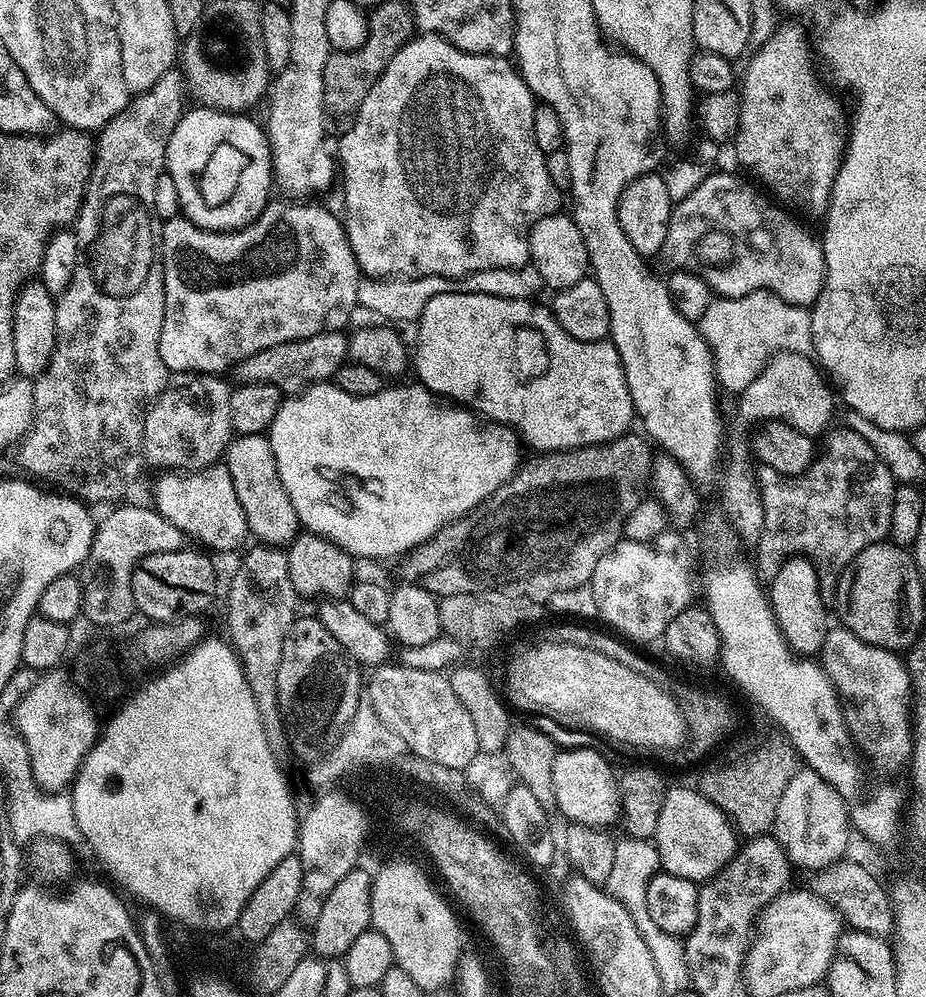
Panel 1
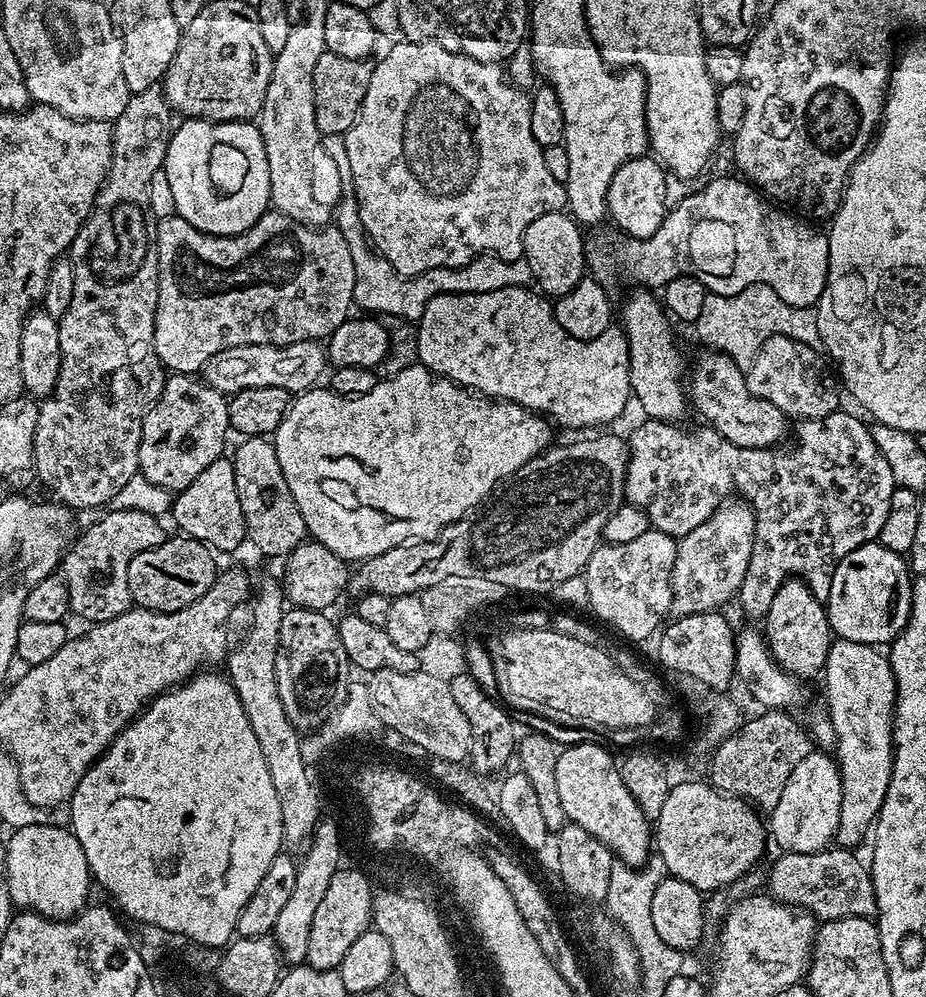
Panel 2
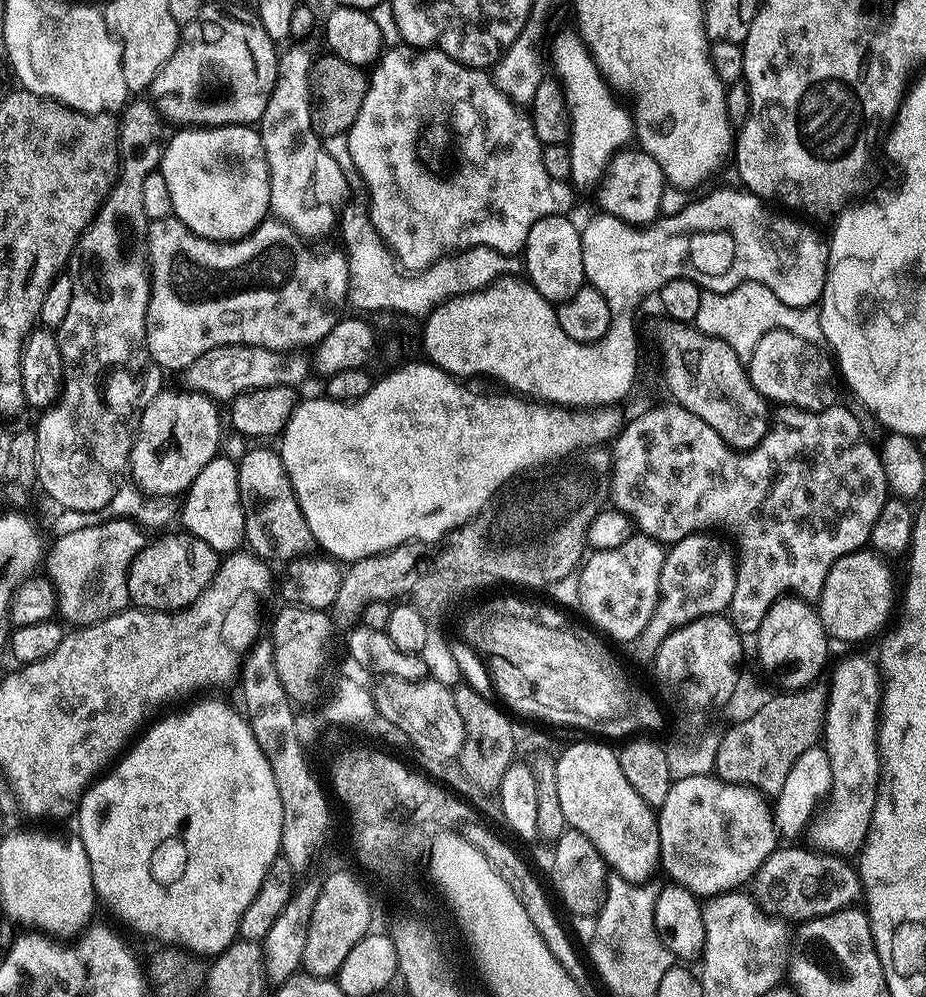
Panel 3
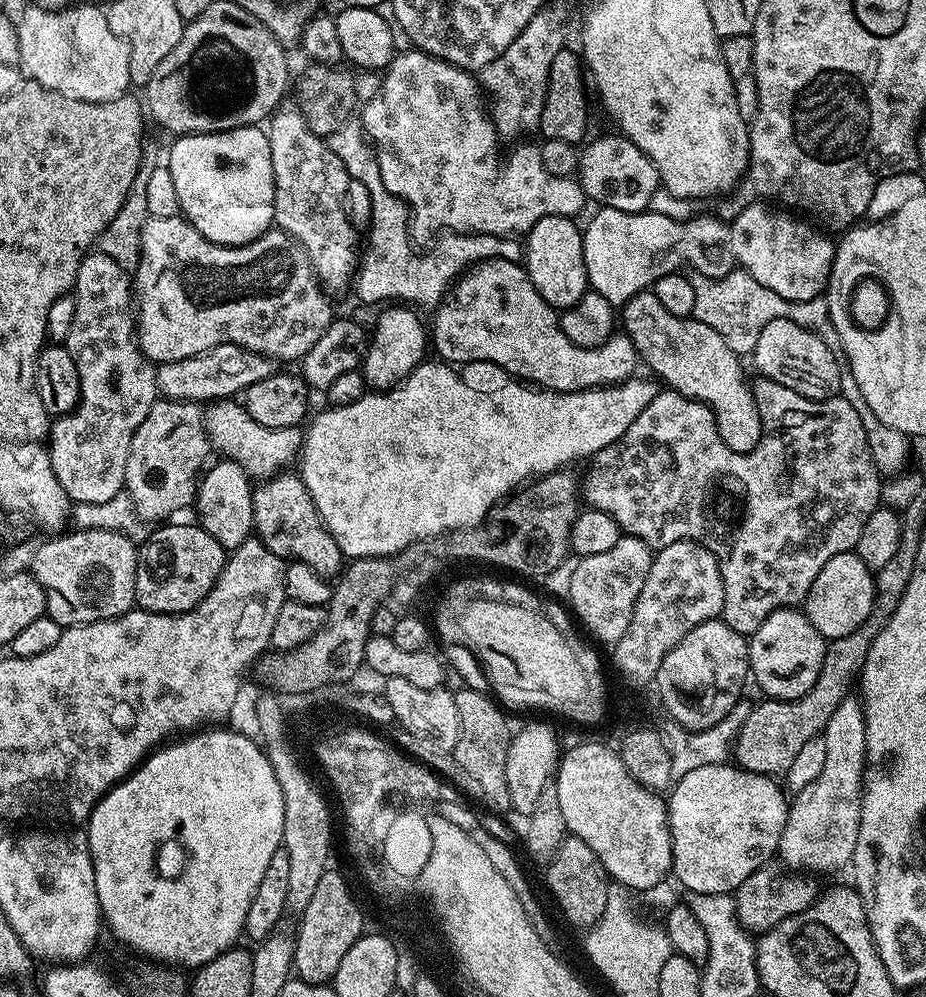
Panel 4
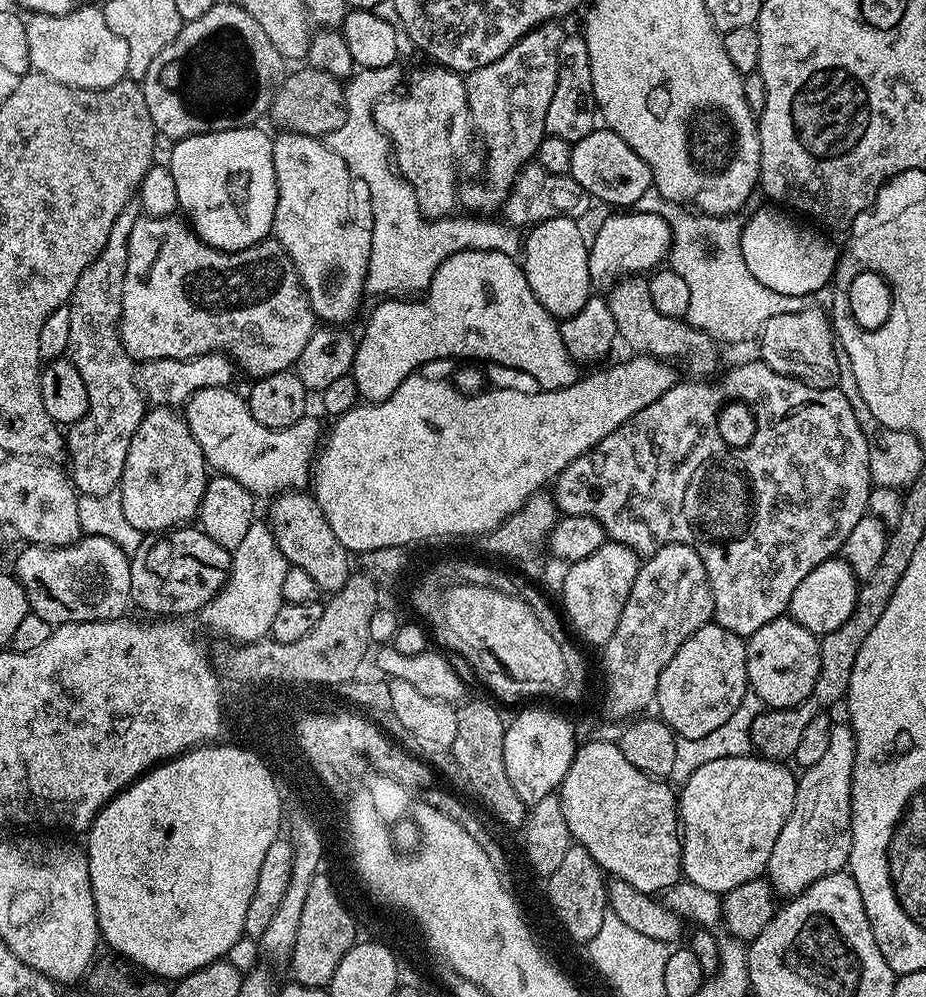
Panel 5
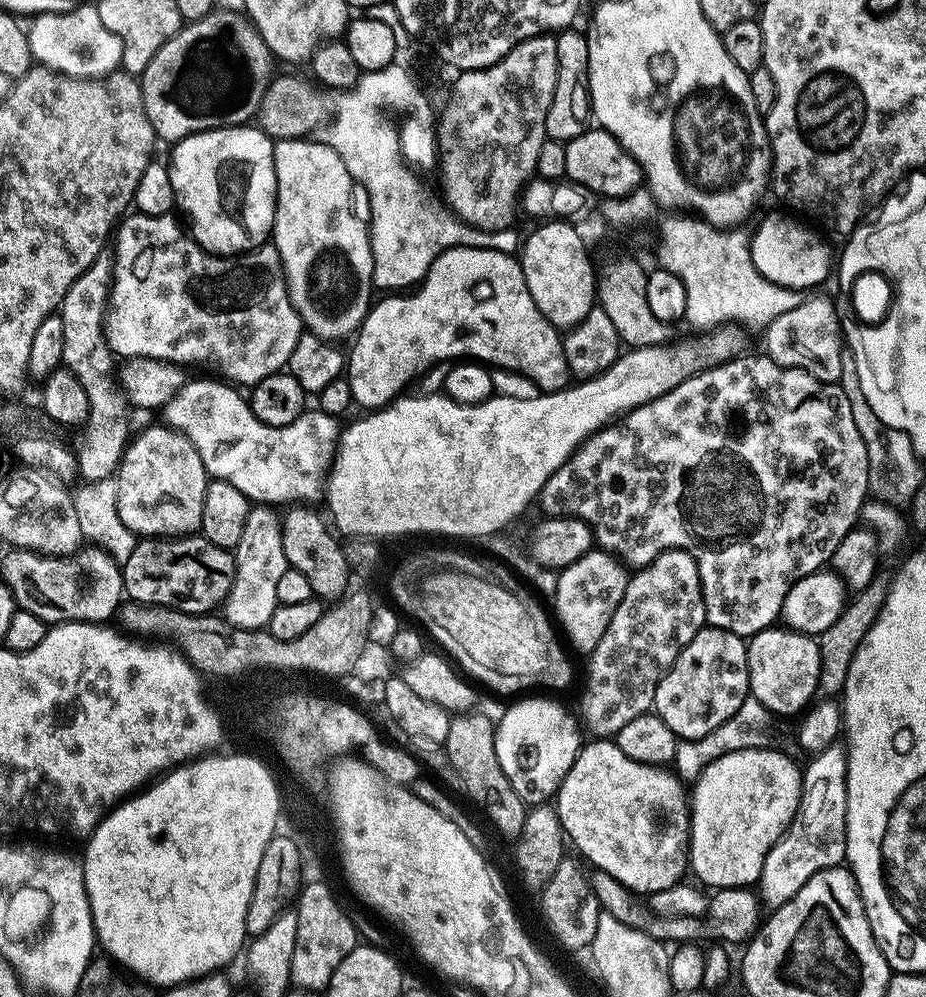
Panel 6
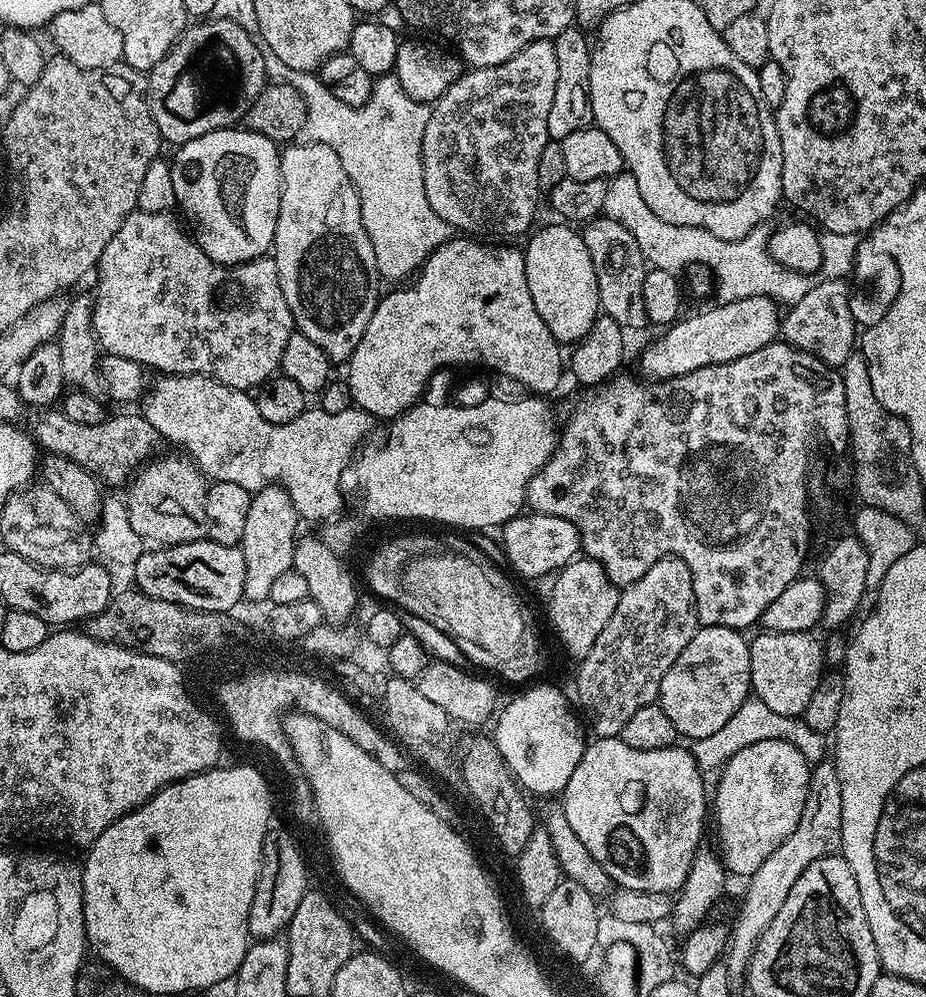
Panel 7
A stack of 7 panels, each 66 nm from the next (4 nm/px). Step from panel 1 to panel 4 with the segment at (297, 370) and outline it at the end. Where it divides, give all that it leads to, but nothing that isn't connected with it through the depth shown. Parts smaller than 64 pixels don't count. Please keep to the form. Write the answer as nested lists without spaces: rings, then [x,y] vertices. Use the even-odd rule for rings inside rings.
[[[219,344],[210,346],[210,350],[202,350],[202,354],[159,365],[156,368],[156,391],[169,400],[215,402],[239,397],[247,388],[254,386],[254,382],[270,378],[273,371],[273,361],[267,356],[237,344]]]

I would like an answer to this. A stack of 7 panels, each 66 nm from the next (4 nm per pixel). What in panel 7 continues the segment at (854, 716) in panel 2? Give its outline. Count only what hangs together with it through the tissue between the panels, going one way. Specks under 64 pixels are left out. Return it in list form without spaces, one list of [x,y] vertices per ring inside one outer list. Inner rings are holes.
[[[817,763],[812,769],[812,791],[808,793],[808,801],[802,810],[802,818],[798,826],[794,826],[794,834],[758,866],[758,870],[747,881],[748,889],[744,892],[744,901],[740,904],[740,917],[730,926],[726,963],[728,979],[743,981],[748,975],[748,964],[752,961],[754,950],[766,934],[766,926],[774,922],[778,910],[782,910],[782,902],[786,902],[786,894],[790,894],[790,886],[798,882],[802,870],[823,856],[833,855],[839,849],[842,834],[842,786],[836,773],[835,763]]]

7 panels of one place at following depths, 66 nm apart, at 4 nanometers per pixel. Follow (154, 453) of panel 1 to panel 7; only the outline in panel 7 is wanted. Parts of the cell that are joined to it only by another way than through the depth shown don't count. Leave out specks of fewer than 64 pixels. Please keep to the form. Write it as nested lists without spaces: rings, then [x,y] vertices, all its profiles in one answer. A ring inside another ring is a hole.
[[[164,456],[143,465],[127,489],[128,523],[144,542],[153,540],[153,545],[167,546],[207,537],[206,494],[209,481],[191,459],[180,456]]]

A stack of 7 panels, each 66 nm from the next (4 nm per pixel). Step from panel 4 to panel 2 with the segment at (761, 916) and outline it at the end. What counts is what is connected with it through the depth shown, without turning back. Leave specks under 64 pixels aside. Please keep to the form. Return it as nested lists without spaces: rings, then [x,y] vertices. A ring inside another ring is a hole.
[[[834,846],[823,852],[784,852],[780,856],[773,864],[768,880],[766,876],[766,890],[773,899],[806,911],[822,922],[848,916],[875,917],[877,896],[874,894],[871,871],[855,857],[851,849]]]

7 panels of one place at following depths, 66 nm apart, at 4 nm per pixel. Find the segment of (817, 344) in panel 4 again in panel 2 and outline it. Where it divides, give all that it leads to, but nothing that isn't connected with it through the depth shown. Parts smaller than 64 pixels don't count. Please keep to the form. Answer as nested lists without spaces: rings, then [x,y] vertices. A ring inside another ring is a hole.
[[[772,336],[747,365],[748,389],[758,399],[778,406],[792,418],[819,418],[837,411],[842,404],[841,393],[836,393],[837,377],[825,357],[816,350],[813,345],[789,336]]]

